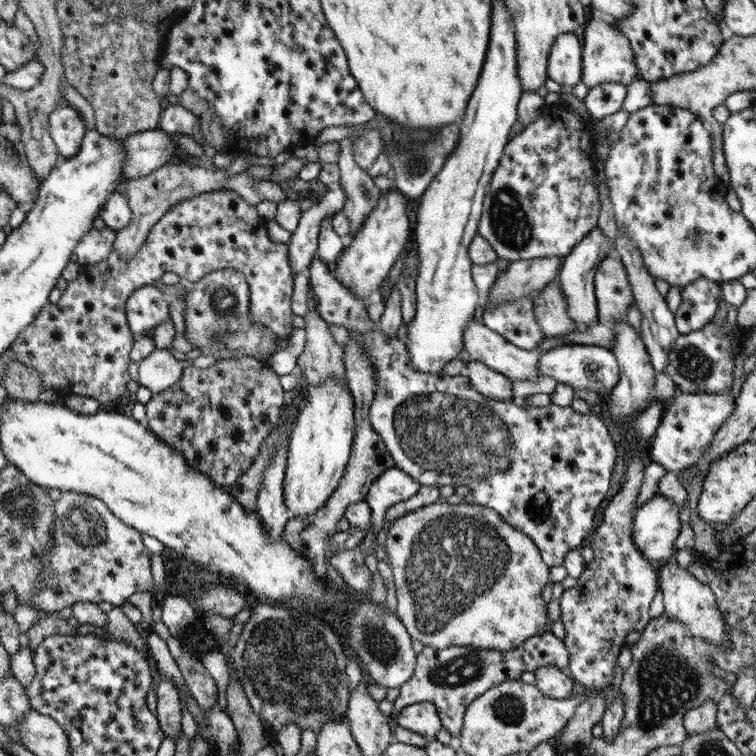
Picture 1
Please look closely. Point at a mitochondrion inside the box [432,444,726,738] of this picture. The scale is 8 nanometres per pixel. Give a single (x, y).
(668, 678)

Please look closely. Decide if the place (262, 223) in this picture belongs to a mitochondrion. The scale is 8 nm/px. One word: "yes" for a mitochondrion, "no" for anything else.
no

